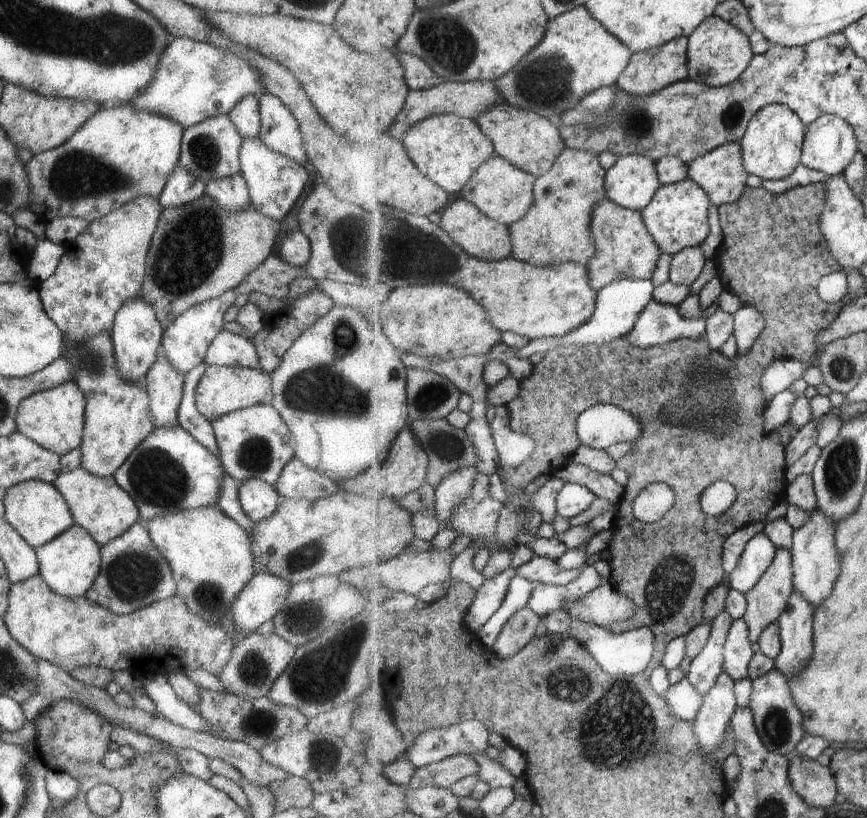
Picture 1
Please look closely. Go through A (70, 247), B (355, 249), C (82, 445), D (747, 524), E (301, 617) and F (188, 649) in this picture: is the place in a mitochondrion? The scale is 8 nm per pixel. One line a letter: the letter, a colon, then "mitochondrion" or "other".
A: other
B: mitochondrion
C: other
D: other
E: mitochondrion
F: other

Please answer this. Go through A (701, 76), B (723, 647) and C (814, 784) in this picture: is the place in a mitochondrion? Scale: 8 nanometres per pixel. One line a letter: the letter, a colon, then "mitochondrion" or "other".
A: other
B: other
C: other

